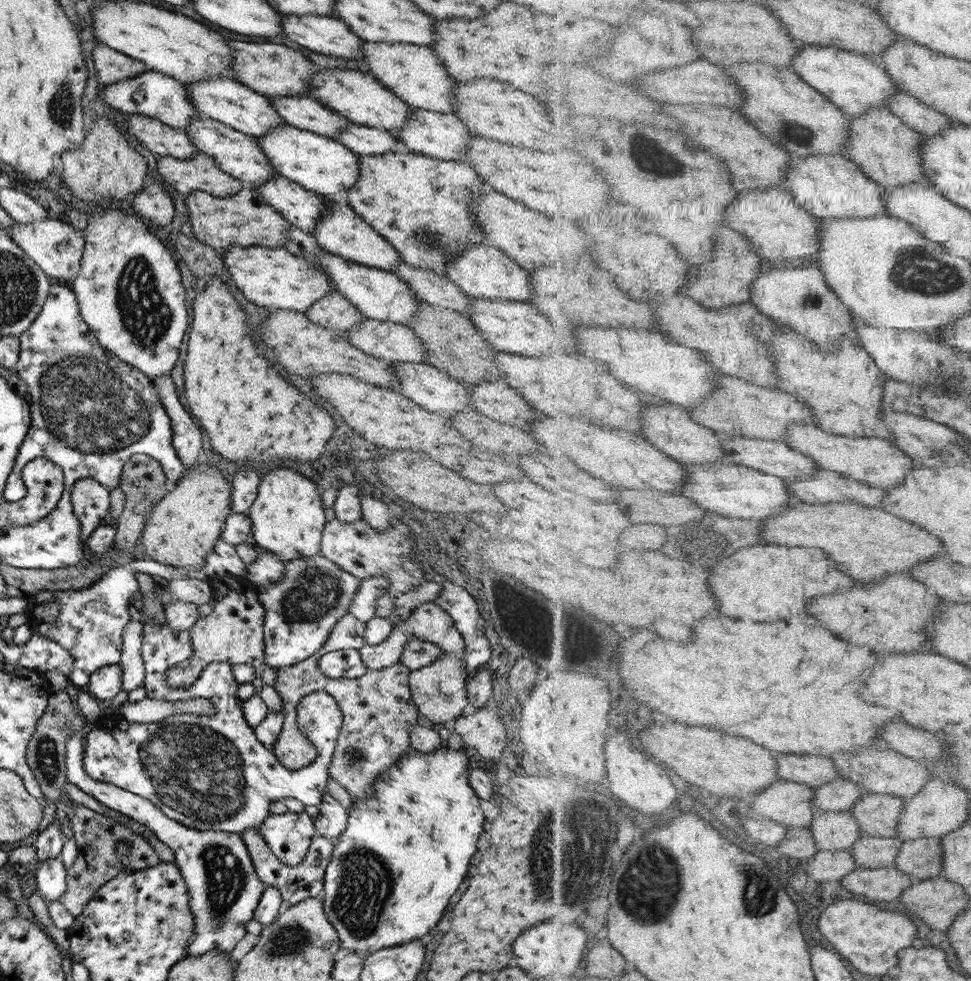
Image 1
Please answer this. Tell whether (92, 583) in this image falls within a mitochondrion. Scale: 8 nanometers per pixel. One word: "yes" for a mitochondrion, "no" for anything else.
no

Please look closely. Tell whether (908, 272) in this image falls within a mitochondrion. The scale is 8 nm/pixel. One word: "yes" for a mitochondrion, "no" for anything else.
yes

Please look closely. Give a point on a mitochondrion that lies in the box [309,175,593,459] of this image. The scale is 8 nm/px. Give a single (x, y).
(430, 241)

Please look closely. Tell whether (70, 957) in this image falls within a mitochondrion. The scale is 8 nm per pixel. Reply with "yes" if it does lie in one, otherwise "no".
no

